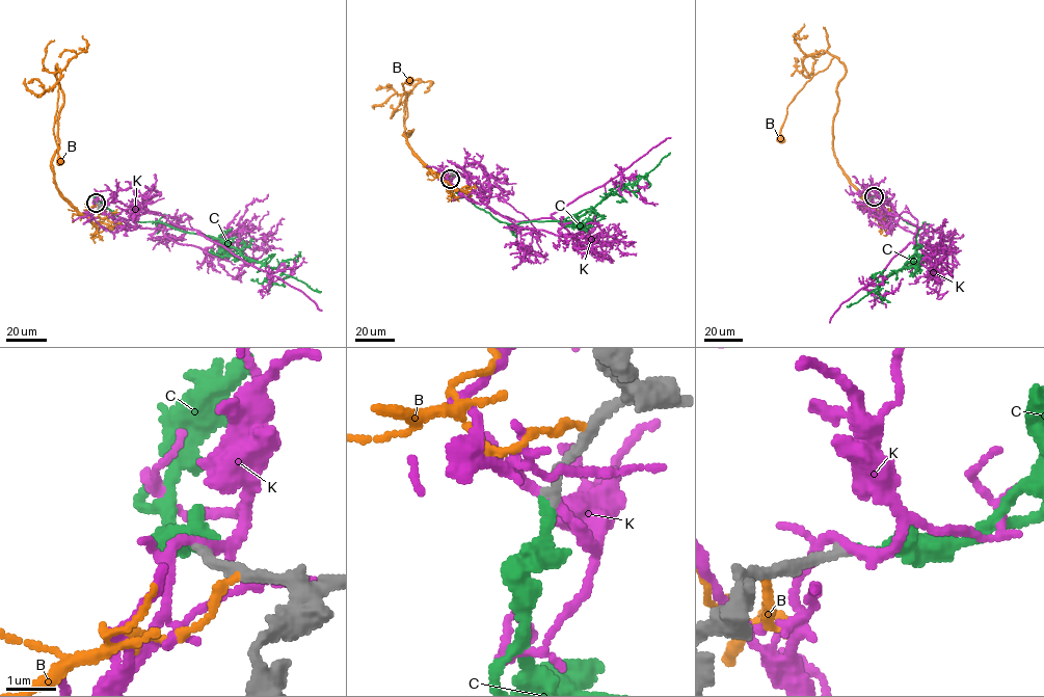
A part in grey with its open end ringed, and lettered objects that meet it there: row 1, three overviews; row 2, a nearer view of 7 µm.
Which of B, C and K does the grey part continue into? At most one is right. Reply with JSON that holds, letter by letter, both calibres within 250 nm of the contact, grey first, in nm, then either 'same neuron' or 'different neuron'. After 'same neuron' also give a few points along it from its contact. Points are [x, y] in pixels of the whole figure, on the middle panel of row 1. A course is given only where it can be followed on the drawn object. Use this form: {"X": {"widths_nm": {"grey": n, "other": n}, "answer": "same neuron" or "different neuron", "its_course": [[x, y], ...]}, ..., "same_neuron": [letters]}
{"B": {"widths_nm": {"grey": 200, "other": 150}, "answer": "different neuron"}, "C": {"widths_nm": {"grey": 190, "other": 170}, "answer": "same neuron", "its_course": [[449, 179], [450, 187], [500, 221], [518, 224], [567, 221], [574, 220], [610, 195], [639, 180], [670, 153]]}, "K": {"widths_nm": {"grey": 200, "other": 150}, "answer": "different neuron"}, "same_neuron": ["C"]}

